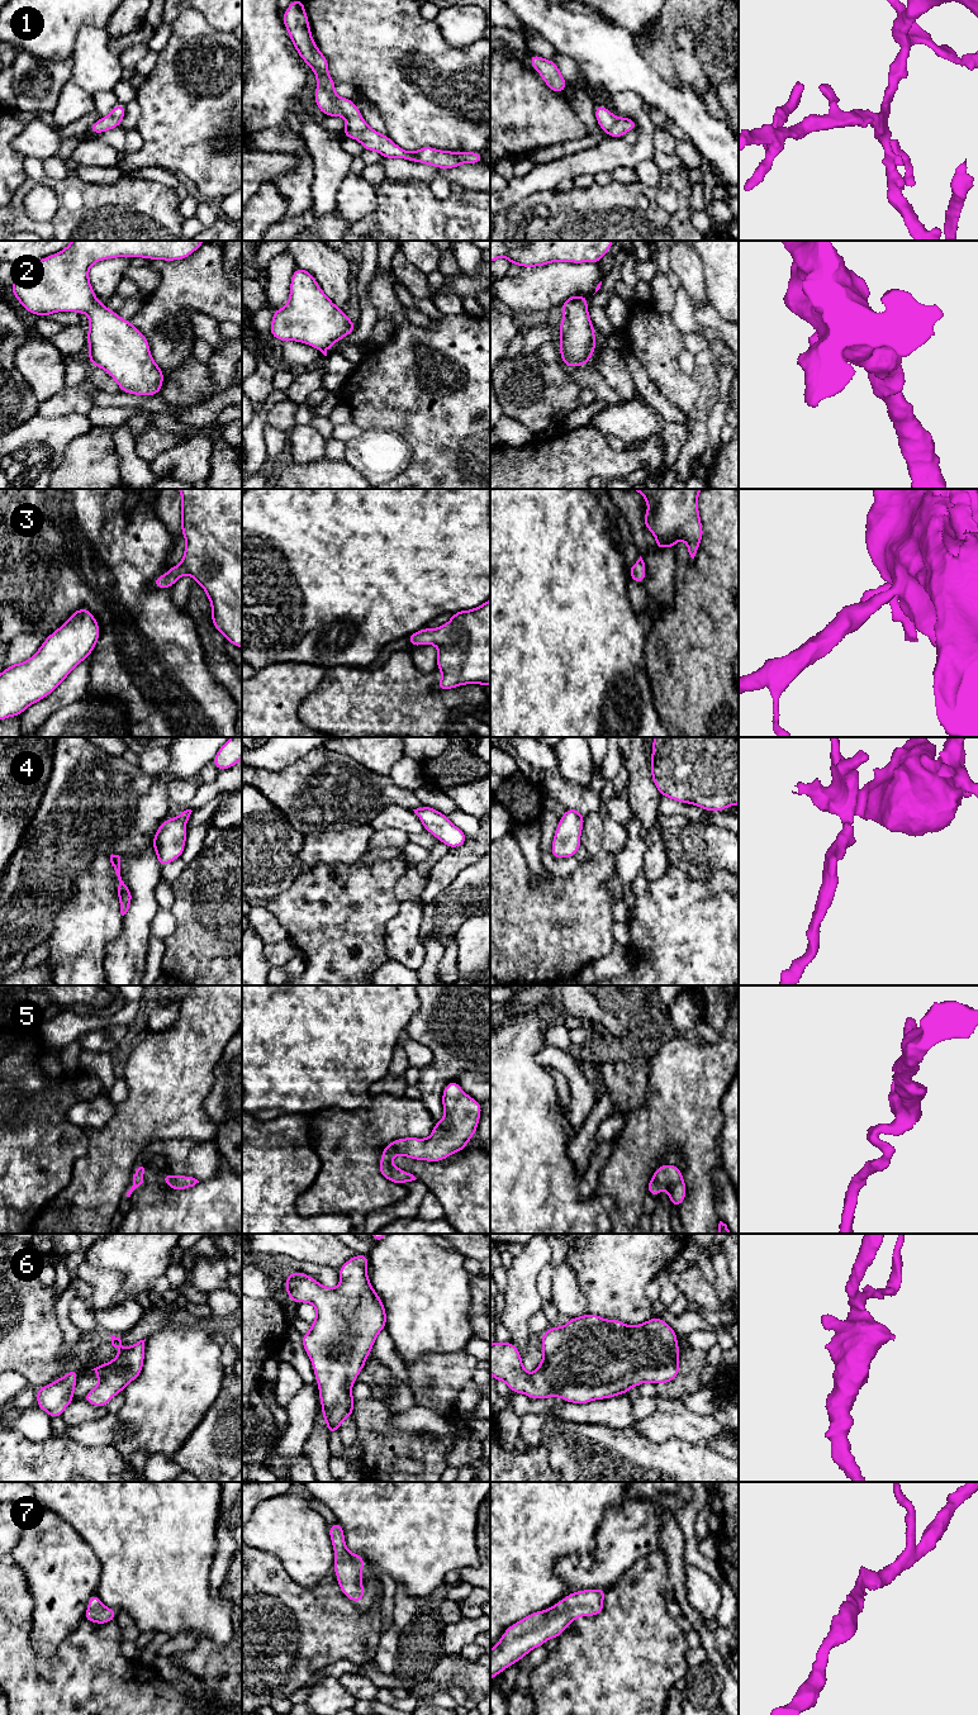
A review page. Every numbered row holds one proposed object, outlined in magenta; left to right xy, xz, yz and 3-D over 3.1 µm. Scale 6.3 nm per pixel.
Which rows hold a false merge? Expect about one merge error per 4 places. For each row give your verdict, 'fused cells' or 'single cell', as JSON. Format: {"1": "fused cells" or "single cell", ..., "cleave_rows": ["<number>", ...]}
{"1": "single cell", "2": "single cell", "3": "single cell", "4": "single cell", "5": "single cell", "6": "single cell", "7": "single cell", "cleave_rows": []}

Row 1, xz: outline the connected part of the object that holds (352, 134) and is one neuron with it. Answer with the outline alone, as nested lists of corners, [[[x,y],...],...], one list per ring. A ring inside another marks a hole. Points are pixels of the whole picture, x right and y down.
[[[293,0],[291,4],[283,14],[283,22],[288,29],[289,37],[303,61],[313,70],[317,79],[317,90],[314,92],[315,105],[326,117],[343,117],[346,119],[346,128],[342,130],[345,138],[357,139],[365,151],[376,151],[383,158],[404,158],[412,162],[427,163],[436,168],[455,168],[462,163],[481,163],[484,158],[480,152],[452,152],[440,151],[433,147],[426,146],[421,149],[408,152],[397,146],[388,136],[381,134],[369,127],[361,115],[359,108],[352,99],[340,98],[336,91],[336,82],[331,79],[328,72],[328,60],[319,51],[309,27],[309,20],[304,9],[303,0]]]

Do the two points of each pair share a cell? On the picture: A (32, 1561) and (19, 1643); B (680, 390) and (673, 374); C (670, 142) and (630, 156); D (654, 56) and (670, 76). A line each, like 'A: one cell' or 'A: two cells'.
A: two cells
B: one cell
C: two cells
D: one cell

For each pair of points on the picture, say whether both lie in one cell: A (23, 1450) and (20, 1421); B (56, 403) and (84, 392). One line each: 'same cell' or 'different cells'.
A: different cells
B: same cell

